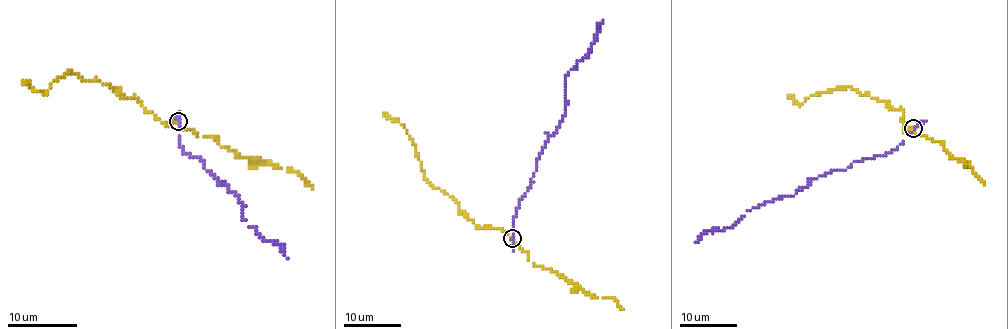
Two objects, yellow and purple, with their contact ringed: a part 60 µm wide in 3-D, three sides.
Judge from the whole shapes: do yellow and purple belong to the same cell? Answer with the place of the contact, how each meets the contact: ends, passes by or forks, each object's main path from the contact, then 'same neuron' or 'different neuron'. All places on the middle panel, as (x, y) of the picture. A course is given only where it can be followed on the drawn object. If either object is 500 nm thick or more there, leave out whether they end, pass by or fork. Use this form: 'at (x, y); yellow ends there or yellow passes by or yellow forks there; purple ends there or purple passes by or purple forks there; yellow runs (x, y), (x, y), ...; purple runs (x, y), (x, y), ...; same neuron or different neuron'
at (512, 238); yellow ends there; purple ends there; yellow runs (513, 237), (501, 229), (478, 227), (448, 193), (426, 181), (413, 139), (397, 119), (391, 120), (384, 113); purple runs (513, 239), (520, 200), (531, 184), (540, 152), (564, 116), (566, 77), (585, 57), (602, 21); different neuron

